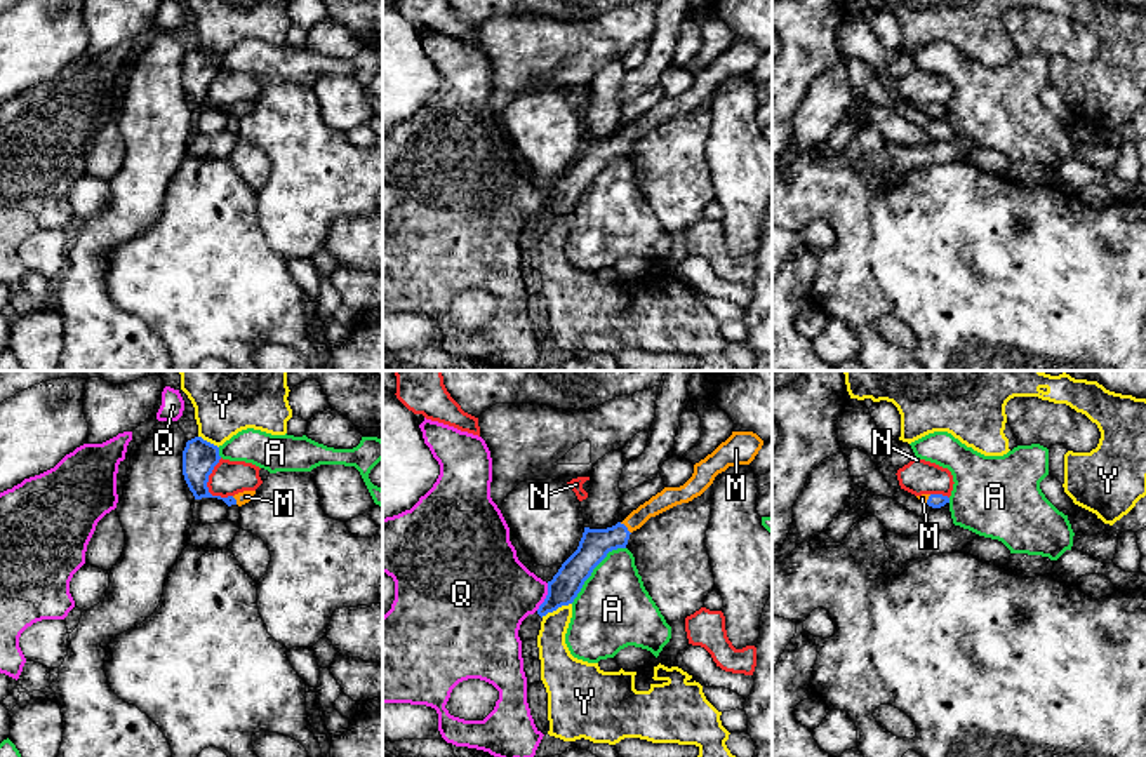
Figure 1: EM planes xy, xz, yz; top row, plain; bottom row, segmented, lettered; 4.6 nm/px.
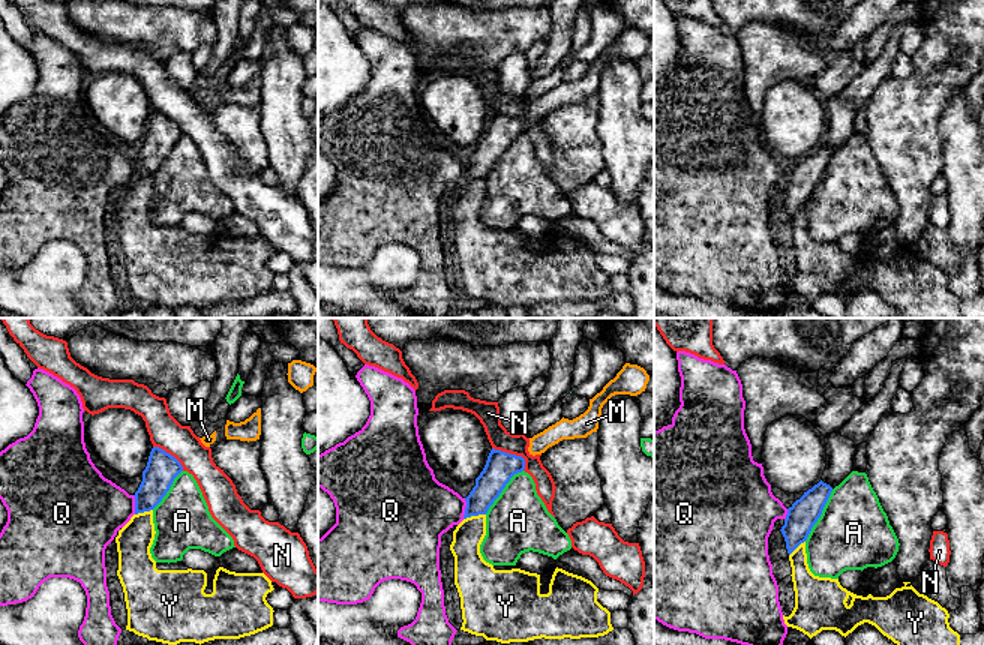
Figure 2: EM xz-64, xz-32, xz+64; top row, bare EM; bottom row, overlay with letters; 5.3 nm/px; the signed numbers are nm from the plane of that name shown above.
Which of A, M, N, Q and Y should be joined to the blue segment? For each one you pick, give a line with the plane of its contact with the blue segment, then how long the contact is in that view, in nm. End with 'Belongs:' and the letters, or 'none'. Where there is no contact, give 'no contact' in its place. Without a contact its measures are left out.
M: meets blue in xz; contact 80 nm long
Belongs: M

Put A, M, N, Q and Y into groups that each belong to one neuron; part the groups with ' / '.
A / M / N / Q / Y

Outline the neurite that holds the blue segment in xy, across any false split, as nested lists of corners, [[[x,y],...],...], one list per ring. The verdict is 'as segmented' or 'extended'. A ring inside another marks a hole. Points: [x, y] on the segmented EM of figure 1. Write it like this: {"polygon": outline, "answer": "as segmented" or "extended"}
{"polygon": [[[195,437],[195,439],[186,442],[186,447],[183,451],[183,475],[184,475],[184,480],[190,487],[190,491],[193,492],[195,499],[217,498],[217,499],[223,499],[228,506],[231,506],[231,505],[242,506],[242,505],[252,501],[256,491],[243,491],[243,492],[238,492],[235,496],[228,496],[228,498],[212,496],[209,492],[209,487],[207,487],[209,475],[212,473],[212,470],[219,463],[219,459],[221,459],[219,447],[203,440],[202,437]]], "answer": "extended"}

